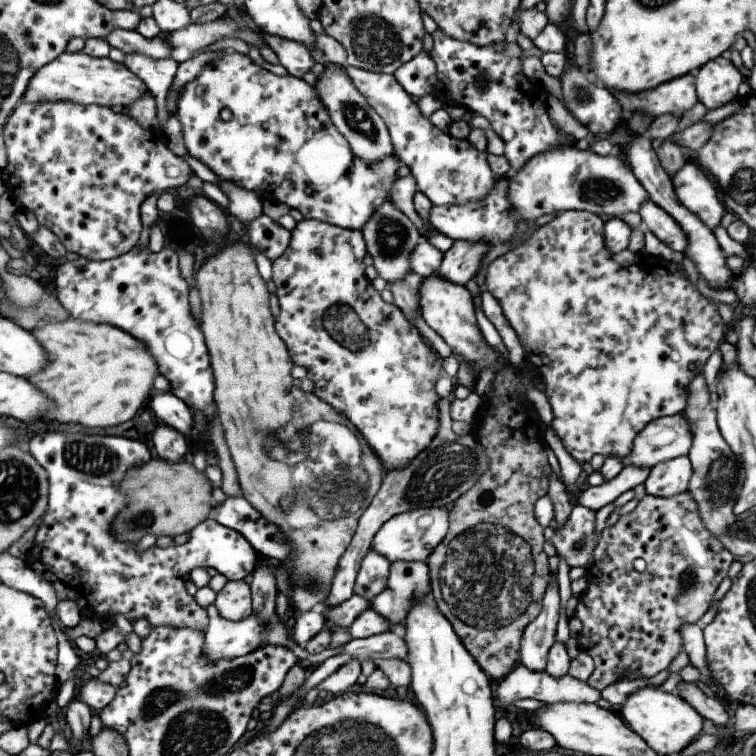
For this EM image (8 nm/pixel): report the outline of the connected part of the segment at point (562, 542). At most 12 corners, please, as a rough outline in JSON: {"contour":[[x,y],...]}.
{"contour":[[577,505],[564,528],[544,528],[570,569],[586,568],[599,543],[596,511]]}

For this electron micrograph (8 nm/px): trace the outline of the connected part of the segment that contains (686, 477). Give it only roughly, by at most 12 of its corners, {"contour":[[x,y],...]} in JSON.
{"contour":[[686,455],[652,467],[641,489],[671,498],[688,491]]}

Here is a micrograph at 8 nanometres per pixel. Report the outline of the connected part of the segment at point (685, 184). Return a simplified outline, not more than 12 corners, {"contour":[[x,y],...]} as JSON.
{"contour":[[692,158],[671,180],[680,204],[710,230],[727,210]]}

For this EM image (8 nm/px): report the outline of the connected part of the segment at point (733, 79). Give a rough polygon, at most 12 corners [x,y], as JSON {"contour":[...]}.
{"contour":[[720,56],[698,70],[697,98],[715,110],[738,99],[744,74]]}

